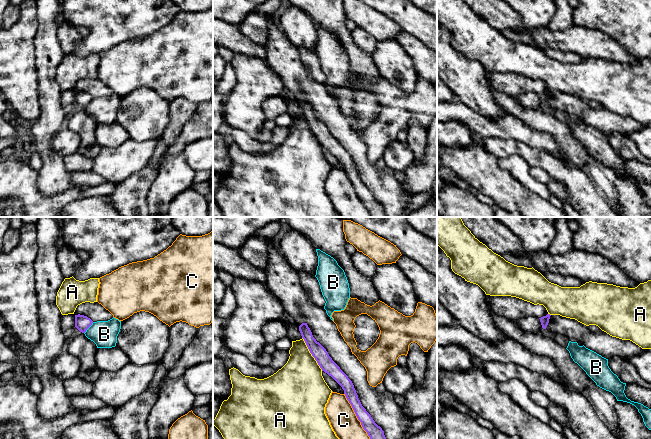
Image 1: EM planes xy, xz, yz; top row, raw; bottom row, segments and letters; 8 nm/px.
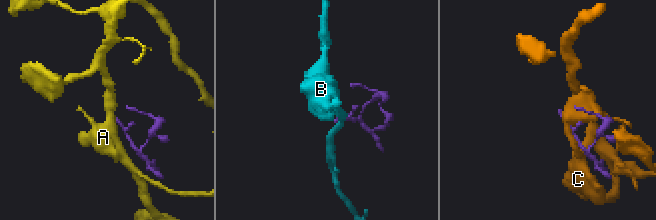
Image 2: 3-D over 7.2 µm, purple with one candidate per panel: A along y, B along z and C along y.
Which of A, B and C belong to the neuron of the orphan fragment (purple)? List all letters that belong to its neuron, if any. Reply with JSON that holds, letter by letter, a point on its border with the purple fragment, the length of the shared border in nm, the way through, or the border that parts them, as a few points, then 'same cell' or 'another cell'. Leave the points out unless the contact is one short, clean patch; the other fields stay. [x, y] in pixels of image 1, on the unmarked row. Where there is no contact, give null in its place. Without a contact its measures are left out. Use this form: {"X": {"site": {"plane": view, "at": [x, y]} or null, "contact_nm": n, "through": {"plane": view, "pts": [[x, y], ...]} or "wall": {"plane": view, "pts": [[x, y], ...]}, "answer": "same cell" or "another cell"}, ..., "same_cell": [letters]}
{"A": {"site": {"plane": "xz", "at": [311, 129]}, "contact_nm": 320, "wall": {"plane": "xz", "pts": [[302, 113], [309, 128], [322, 146]]}, "answer": "another cell"}, "B": {"site": {"plane": "xy", "at": [88, 103]}, "contact_nm": 120, "wall": {"plane": "xy", "pts": [[93, 98], [84, 109]]}, "answer": "another cell"}, "C": {"site": {"plane": "xz", "at": [357, 193]}, "contact_nm": 440, "answer": "another cell"}, "same_cell": []}

